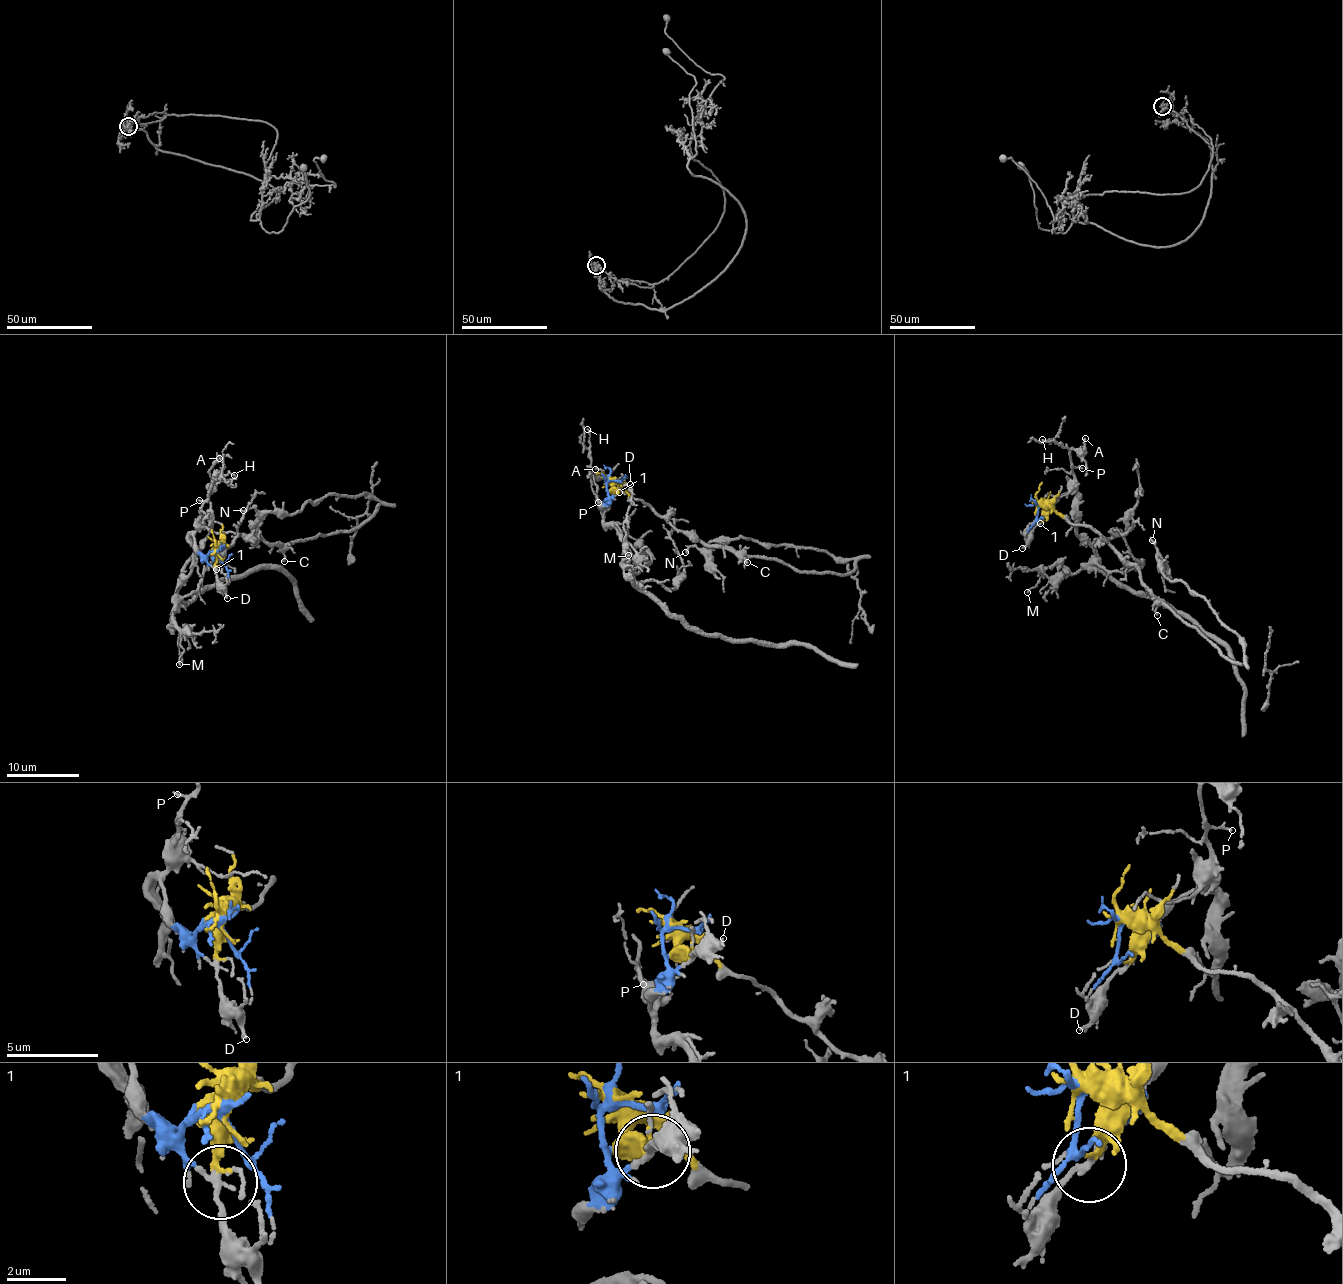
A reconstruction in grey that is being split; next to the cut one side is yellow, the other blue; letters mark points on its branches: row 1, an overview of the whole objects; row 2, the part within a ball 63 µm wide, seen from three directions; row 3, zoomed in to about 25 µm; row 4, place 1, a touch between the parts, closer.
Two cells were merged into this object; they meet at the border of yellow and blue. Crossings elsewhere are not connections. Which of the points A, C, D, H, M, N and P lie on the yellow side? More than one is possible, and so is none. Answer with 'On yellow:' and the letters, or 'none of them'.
On yellow: C, D, N

